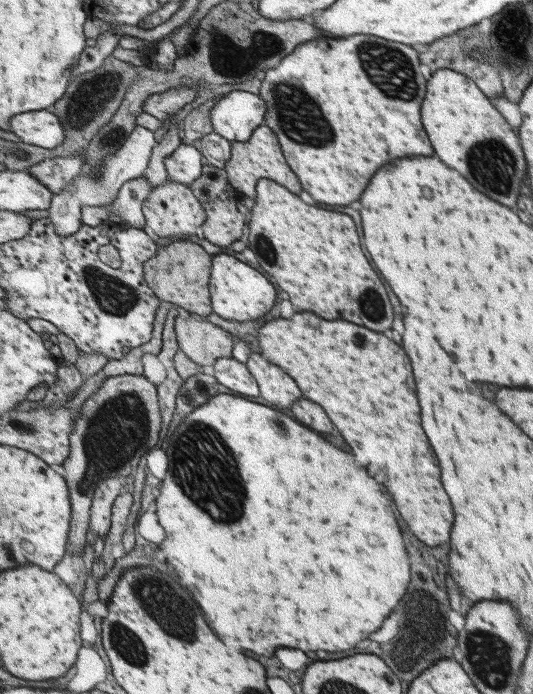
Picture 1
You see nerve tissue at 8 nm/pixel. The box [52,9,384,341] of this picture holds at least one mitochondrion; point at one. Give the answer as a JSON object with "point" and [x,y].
{"point":[221,58]}

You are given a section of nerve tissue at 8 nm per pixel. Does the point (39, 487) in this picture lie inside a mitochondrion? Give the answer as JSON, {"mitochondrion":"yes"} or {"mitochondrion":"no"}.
{"mitochondrion":"no"}

